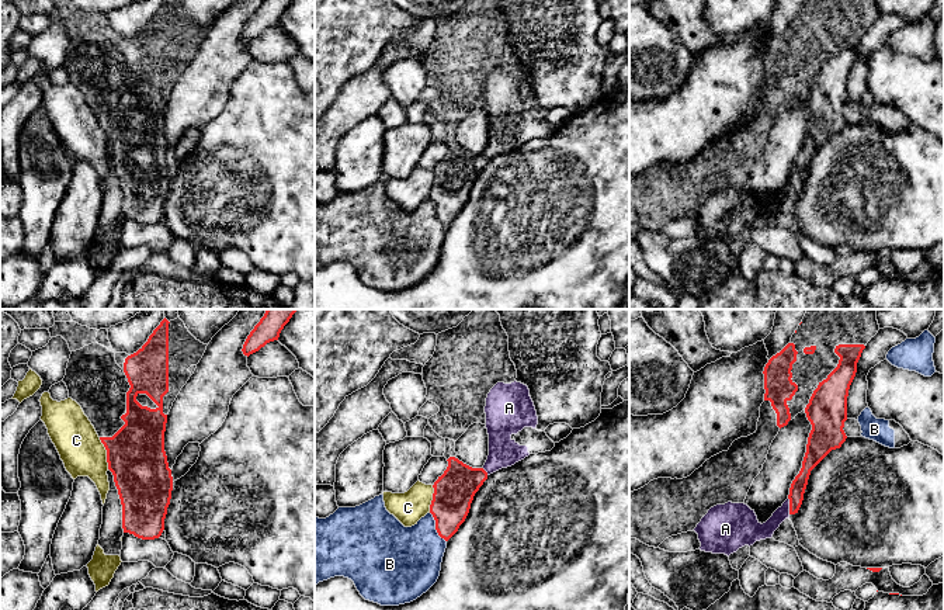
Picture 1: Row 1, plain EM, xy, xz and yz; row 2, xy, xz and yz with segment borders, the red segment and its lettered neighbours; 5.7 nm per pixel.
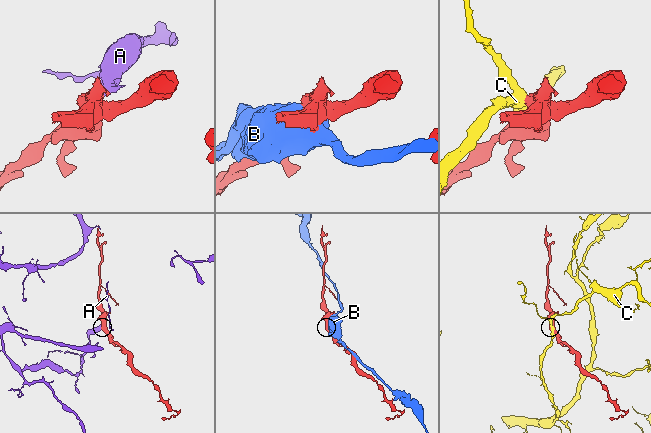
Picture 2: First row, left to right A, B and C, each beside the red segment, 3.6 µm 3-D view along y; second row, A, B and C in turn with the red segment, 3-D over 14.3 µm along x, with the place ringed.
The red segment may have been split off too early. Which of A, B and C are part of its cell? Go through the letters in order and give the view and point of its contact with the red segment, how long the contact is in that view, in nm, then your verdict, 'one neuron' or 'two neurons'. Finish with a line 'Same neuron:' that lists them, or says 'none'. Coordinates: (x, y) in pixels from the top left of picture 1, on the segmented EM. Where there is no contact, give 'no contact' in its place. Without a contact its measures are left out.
A: contact yz (790, 506); length 100 nm; two neurons
B: contact xz (436, 527); length 200 nm; two neurons
C: contact xy (107, 453); length 190 nm; two neurons
Same neuron: none

